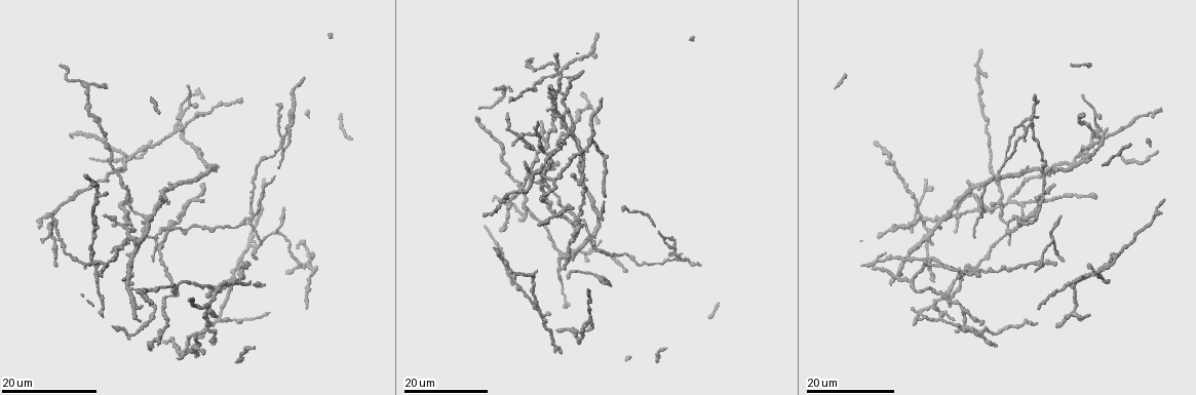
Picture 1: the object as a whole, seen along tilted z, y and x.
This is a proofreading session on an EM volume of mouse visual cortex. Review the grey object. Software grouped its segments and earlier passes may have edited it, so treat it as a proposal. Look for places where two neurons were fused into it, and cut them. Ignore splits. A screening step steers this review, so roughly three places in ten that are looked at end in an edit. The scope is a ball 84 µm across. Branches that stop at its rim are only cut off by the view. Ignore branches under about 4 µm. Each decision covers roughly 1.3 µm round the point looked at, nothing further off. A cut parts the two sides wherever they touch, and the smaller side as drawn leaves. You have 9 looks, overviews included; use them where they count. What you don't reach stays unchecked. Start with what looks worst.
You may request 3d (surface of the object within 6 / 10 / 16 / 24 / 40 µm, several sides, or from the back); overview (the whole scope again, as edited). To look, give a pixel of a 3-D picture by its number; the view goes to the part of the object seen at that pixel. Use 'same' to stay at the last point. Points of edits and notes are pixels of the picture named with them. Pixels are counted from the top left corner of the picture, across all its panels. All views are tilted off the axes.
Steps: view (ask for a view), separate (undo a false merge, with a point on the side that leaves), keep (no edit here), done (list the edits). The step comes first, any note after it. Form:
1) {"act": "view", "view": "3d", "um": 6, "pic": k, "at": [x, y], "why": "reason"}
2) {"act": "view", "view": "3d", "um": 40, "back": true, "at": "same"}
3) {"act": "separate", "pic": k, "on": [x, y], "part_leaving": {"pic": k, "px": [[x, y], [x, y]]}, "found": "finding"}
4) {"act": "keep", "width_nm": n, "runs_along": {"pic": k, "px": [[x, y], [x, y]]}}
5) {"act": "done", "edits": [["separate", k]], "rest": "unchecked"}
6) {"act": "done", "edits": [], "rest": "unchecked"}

{"act": "view", "view": "3d", "um": 24, "pic": 1, "at": [155, 238], "why": "three arms meet"}

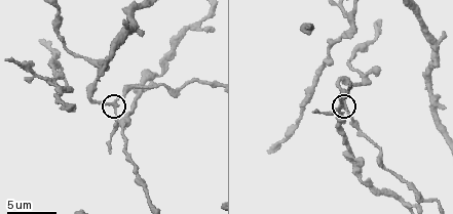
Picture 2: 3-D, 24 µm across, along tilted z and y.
{"act": "view", "view": "3d", "um": 6, "pic": 2, "at": [114, 108]}

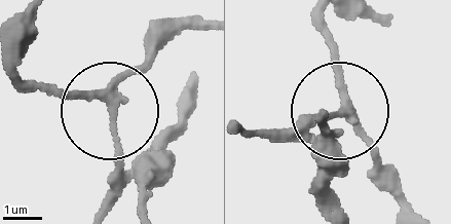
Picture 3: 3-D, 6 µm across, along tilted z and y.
{"act": "keep", "runs_along": {"pic": 3, "px": [[36, 21], [23, 76], [102, 102], [118, 151], [116, 195]]}, "found": "continuous, no second neuron"}

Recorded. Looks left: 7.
{"act": "view", "view": "3d", "um": 24, "pic": 1, "at": [292, 111], "why": "three arms meet"}

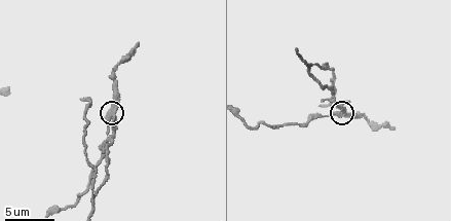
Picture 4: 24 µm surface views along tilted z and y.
{"act": "view", "view": "3d", "um": 6, "pic": 4, "at": [345, 112], "why": "zoom in"}

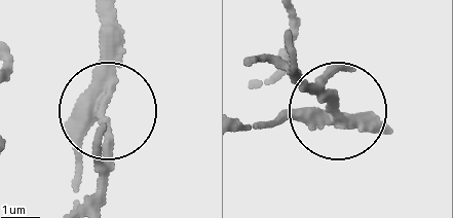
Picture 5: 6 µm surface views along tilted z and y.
{"act": "separate", "pic": 5, "on": [108, 139], "width_nm": 260, "part_leaving": {"pic": 5, "px": [[112, 87], [88, 208]]}, "found": "a second neuron is stuck on"}

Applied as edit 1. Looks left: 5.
{"act": "view", "view": "3d", "um": 16, "pic": 1, "at": [1098, 135], "why": "arms part here"}

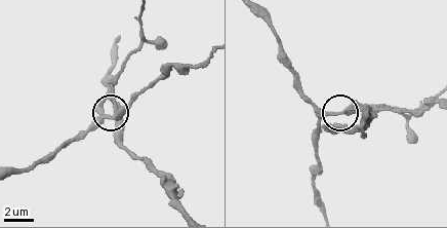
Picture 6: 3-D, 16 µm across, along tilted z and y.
{"act": "view", "view": "3d", "um": 6, "pic": 6, "at": [338, 111]}

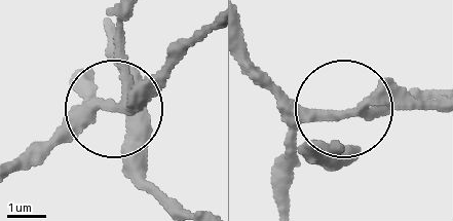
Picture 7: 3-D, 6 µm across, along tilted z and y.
{"act": "separate", "pic": 7, "on": [114, 37], "width_nm": 200, "found": "two neurons meet here"}

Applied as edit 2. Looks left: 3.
{"act": "view", "view": "3d", "um": 24, "pic": 1, "at": [1072, 286]}

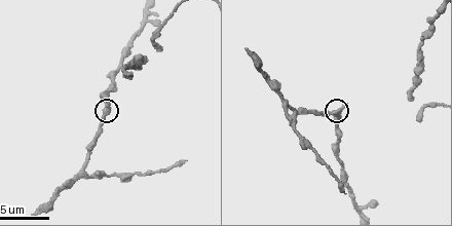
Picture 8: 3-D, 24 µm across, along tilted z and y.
{"act": "view", "view": "3d", "um": 10, "pic": 8, "at": [336, 113]}

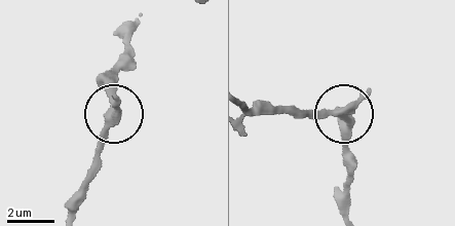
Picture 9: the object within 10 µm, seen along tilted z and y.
{"act": "keep", "found": "continuous, no second neuron"}

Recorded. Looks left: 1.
{"act": "view", "view": "3d", "um": 10, "pic": 2, "at": [55, 84]}

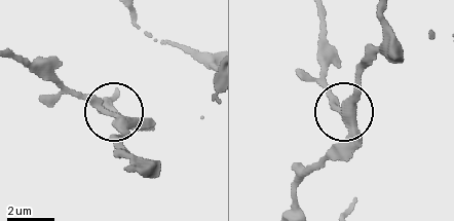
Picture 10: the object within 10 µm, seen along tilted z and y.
{"act": "keep", "side_arm_um": 7, "found": "continuous, no second neuron"}

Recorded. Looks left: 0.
{"act": "done", "edits": [["separate", 5], ["separate", 7]], "rest": "unchecked"}

